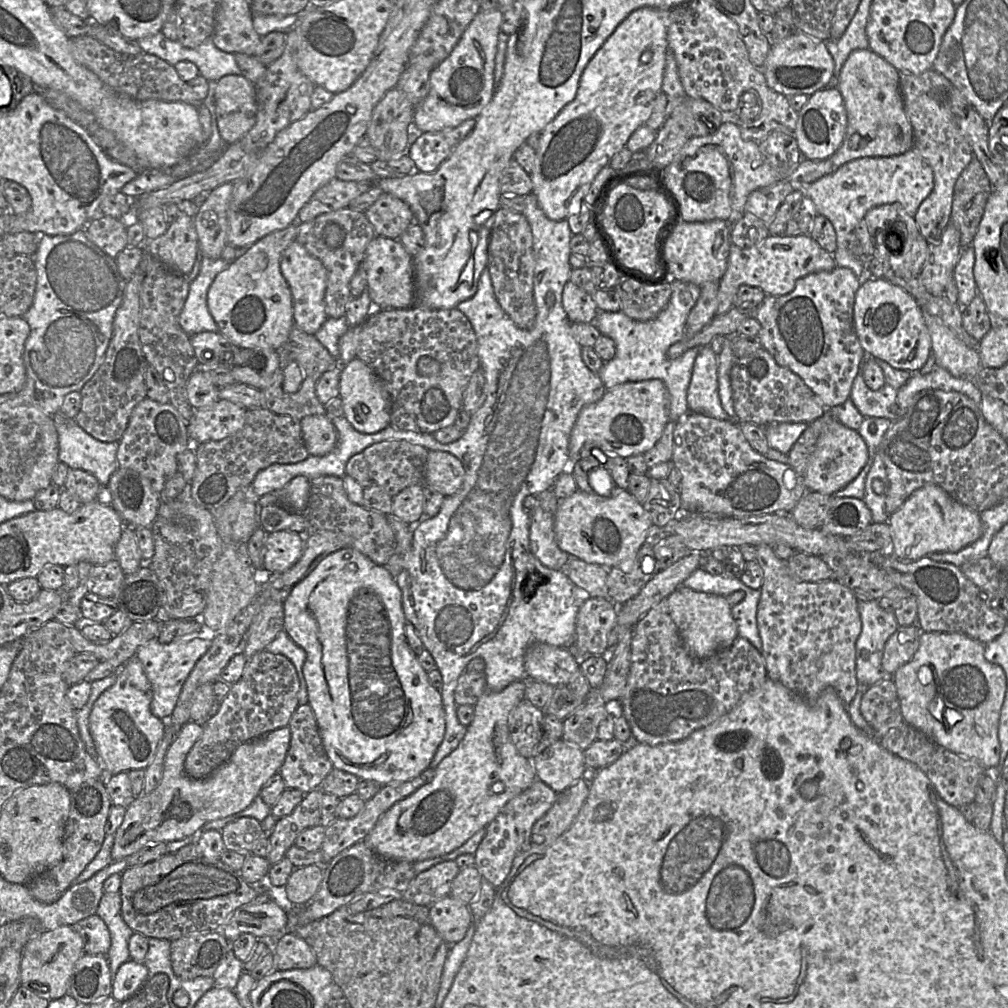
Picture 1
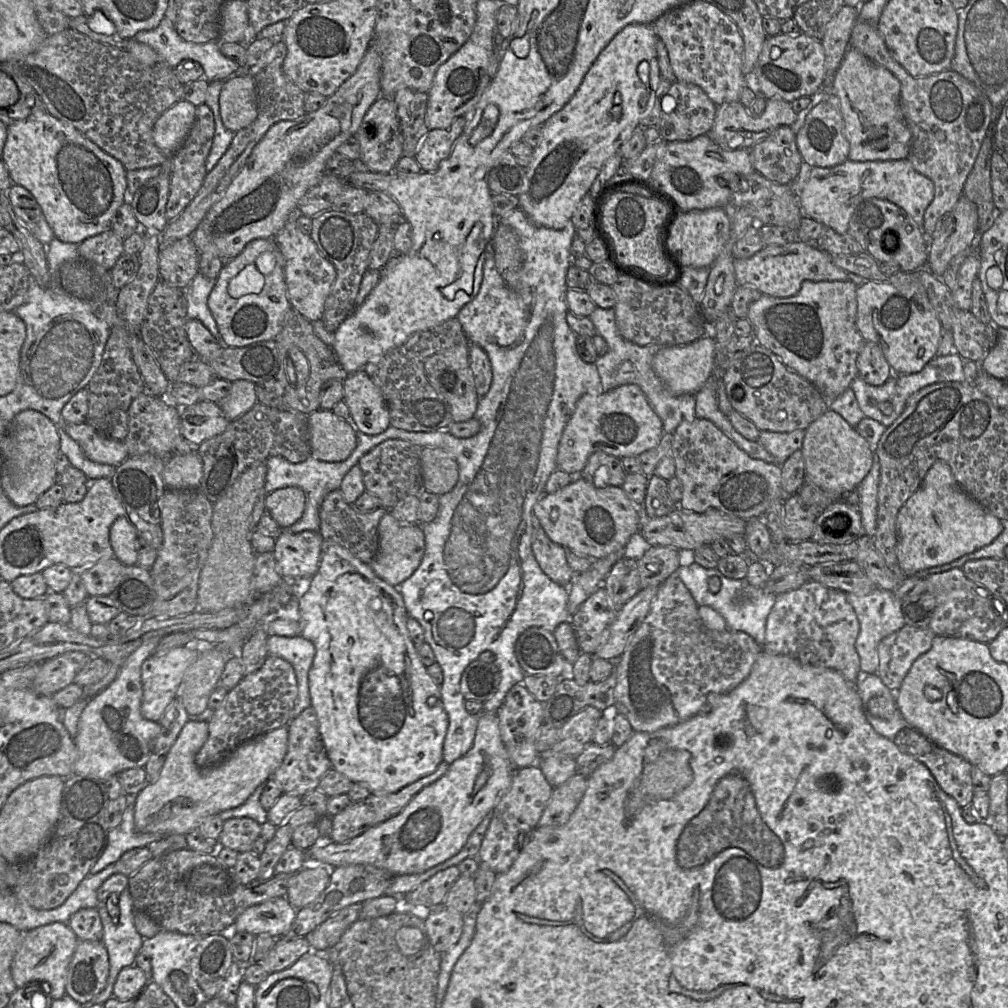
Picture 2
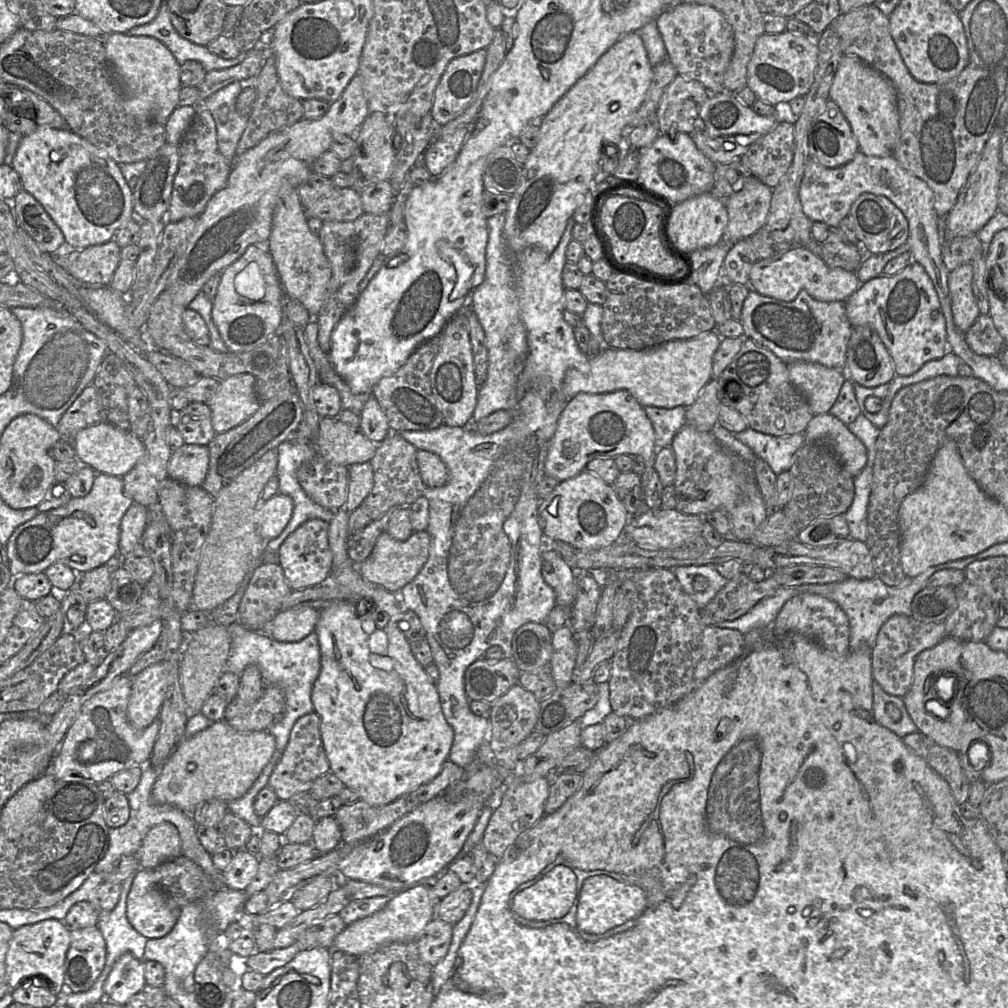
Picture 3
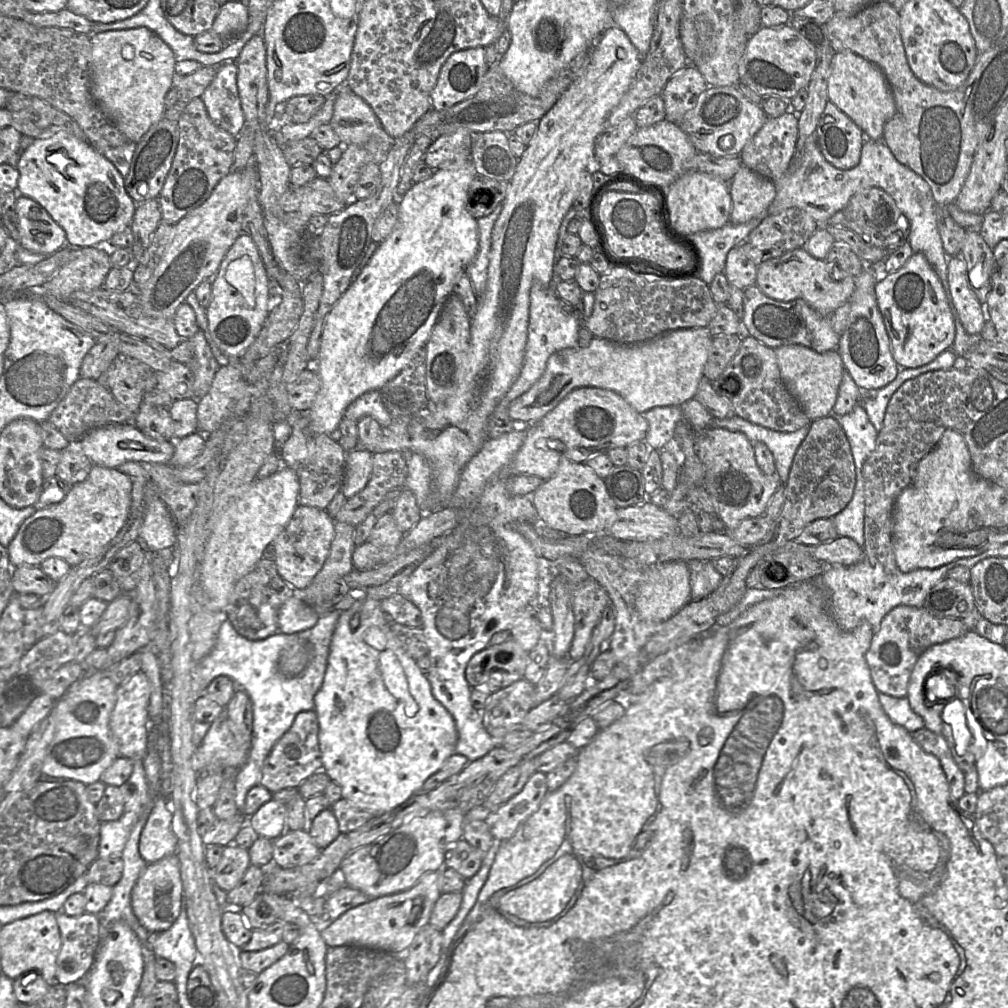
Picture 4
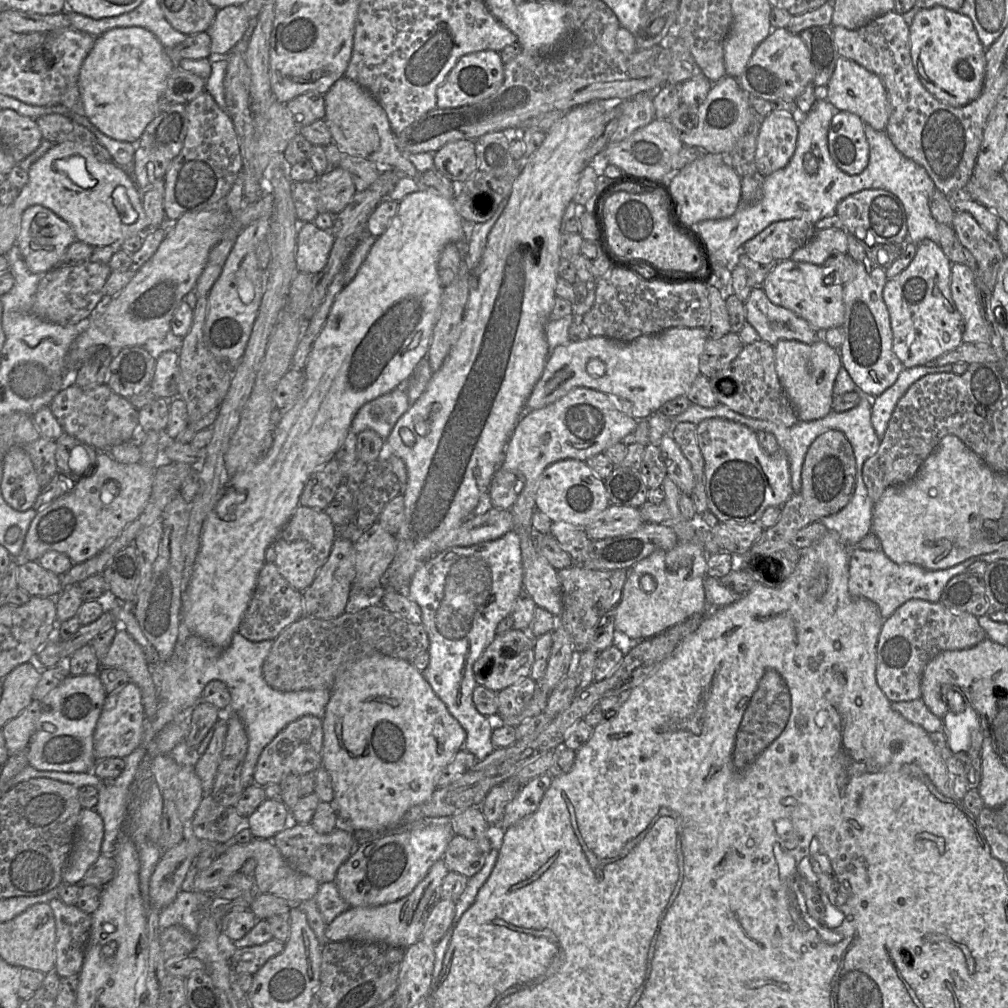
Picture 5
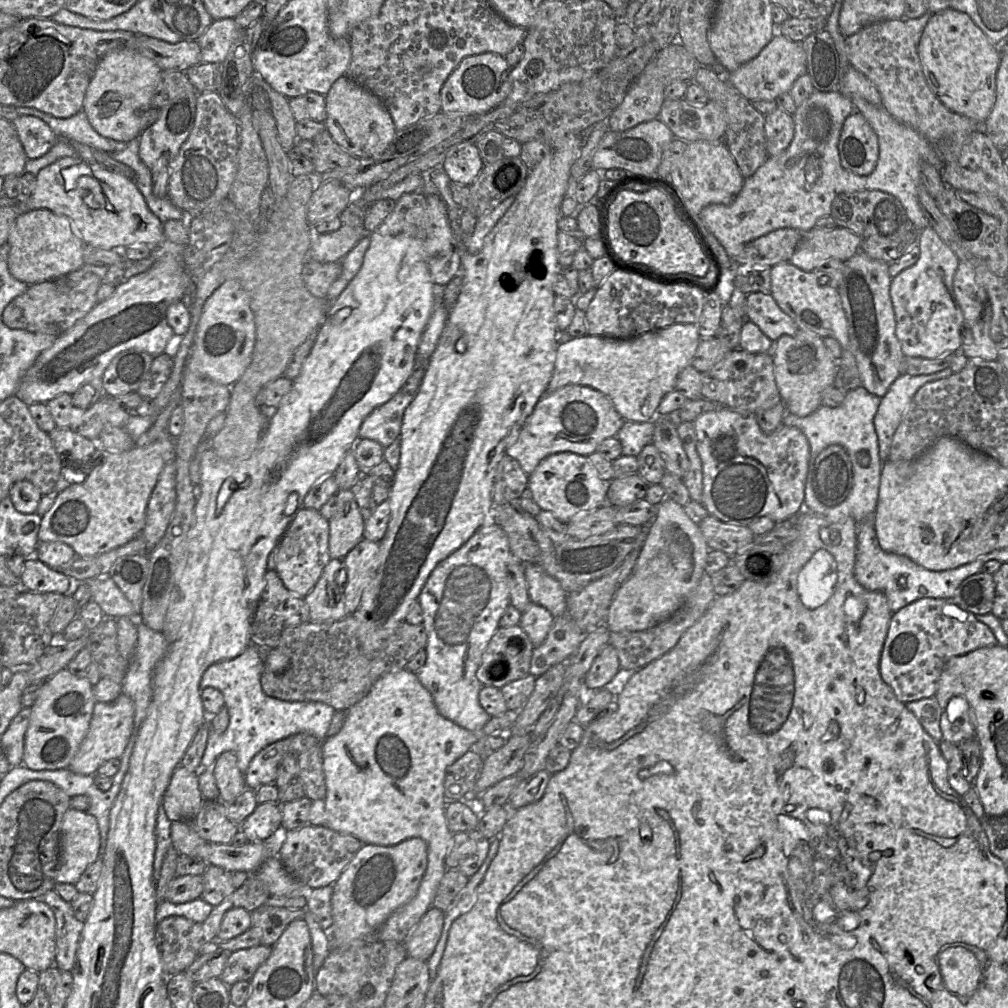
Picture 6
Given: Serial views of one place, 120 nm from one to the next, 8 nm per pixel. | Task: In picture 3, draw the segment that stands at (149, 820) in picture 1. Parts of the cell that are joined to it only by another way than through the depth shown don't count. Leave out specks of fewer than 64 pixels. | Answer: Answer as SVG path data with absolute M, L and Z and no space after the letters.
M224 720L190 738L183 738L159 769L151 799L156 805L171 805L191 814L202 801L218 799L229 803L243 797L269 763L276 749L268 731L242 733Z

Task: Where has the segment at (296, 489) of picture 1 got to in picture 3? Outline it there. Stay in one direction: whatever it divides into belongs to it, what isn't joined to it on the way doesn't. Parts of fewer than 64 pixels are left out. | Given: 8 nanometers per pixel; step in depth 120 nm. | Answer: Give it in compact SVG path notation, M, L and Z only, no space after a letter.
M279 492L255 512L258 533L265 541L279 536L289 523L294 509L291 497Z

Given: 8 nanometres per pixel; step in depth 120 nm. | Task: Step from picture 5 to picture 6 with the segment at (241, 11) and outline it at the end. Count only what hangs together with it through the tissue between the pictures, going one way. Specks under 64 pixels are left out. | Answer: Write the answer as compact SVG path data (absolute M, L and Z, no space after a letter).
M232 18L215 20L200 36L197 43L204 63L222 64L230 48L243 30Z

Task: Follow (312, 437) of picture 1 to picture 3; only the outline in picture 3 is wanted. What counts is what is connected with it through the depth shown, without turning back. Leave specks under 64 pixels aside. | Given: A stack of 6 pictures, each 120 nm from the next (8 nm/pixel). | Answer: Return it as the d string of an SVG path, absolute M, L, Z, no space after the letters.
M337 417L320 418L313 446L327 461L346 467L370 462L377 449L360 430L353 430Z

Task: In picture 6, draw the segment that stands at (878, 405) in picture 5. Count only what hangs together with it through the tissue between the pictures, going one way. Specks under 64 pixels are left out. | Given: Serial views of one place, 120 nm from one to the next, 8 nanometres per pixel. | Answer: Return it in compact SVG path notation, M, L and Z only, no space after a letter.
M948 367L942 371L935 372L933 374L927 374L927 375L913 376L913 375L908 375L908 374L901 374L891 384L887 393L884 395L884 397L881 398L880 405L874 417L874 426L875 426L875 430L878 436L879 454L880 454L880 459L882 462L881 471L882 471L884 462L888 460L888 456L889 456L889 452L890 452L890 448L891 448L891 444L892 444L895 431L897 430L903 417L905 416L907 410L909 409L911 401L914 395L916 394L916 392L924 384L928 382L940 380L943 378L947 378L951 376L953 373L954 372L951 370L951 368Z

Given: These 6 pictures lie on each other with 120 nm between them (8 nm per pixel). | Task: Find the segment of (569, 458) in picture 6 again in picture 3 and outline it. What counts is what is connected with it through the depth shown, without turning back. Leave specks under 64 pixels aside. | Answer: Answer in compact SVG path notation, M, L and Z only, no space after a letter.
M586 470L559 482L545 499L541 499L538 513L544 536L567 542L575 549L597 550L612 545L629 521L613 487Z

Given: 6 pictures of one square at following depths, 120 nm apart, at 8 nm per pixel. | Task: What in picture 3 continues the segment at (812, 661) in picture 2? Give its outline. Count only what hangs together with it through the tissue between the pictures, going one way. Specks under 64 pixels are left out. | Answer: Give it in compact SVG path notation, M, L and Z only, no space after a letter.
M801 593L789 599L772 624L778 635L799 633L817 642L823 648L845 655L850 651L850 627L846 613L835 602L820 595Z

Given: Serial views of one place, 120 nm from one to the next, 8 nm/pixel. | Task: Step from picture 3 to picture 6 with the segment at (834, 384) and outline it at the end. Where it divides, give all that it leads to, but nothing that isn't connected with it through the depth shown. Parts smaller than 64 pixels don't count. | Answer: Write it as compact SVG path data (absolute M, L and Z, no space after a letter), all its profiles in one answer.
M799 329L794 336L780 336L771 354L776 385L787 412L797 417L815 412L821 406L821 393L834 384L839 367L823 338L812 331Z

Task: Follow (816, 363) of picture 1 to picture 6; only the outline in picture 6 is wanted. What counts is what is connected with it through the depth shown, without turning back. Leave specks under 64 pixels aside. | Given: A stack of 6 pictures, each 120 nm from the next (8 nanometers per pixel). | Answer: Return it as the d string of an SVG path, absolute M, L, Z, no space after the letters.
M770 293L747 294L746 318L773 342L782 335L794 336L800 329L793 319L780 309Z

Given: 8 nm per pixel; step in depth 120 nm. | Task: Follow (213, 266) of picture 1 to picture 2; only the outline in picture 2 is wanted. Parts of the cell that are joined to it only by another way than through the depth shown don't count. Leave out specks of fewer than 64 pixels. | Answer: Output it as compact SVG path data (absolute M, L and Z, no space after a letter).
M197 273L190 284L185 287L186 309L188 318L201 321L211 334L221 341L217 323L208 307L208 297L215 282L216 279Z

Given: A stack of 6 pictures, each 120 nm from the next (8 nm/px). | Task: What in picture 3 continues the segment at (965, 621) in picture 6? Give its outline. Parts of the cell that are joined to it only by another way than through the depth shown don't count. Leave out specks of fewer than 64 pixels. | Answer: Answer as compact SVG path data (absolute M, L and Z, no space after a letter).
M893 615L881 627L872 649L872 674L885 692L903 697L909 691L916 657L947 637L944 622L920 622L911 616Z

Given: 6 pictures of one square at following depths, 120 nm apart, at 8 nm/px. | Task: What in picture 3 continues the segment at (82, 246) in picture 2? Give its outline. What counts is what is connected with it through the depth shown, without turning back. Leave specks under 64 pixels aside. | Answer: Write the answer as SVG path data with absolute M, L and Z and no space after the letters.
M113 240L77 249L64 257L63 268L77 281L91 286L109 286L121 261L121 248Z

